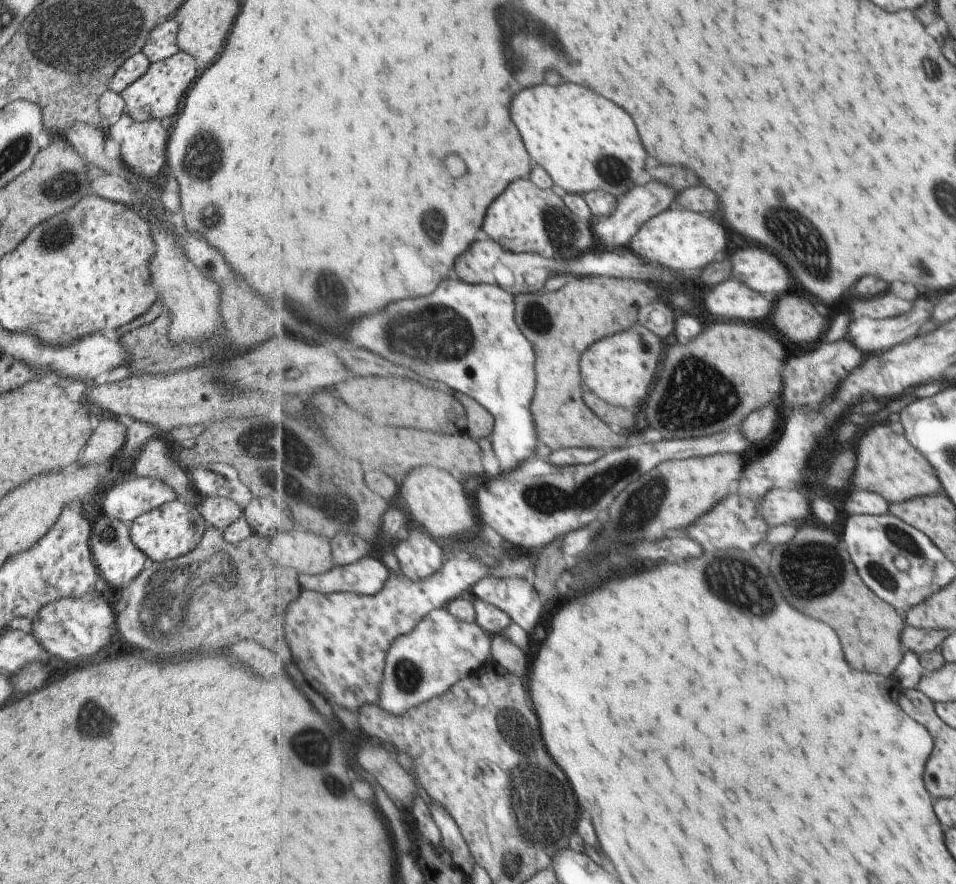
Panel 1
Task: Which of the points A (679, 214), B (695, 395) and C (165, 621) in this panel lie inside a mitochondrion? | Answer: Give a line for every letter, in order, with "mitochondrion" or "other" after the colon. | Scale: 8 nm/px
A: other
B: mitochondrion
C: mitochondrion

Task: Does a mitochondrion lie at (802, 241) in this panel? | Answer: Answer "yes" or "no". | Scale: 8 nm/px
yes

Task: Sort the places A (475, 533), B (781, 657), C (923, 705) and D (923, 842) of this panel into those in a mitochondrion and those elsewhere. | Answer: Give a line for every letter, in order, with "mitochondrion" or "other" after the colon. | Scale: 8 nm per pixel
A: other
B: other
C: other
D: other

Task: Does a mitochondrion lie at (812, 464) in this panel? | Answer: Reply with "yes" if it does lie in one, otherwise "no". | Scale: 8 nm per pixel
no

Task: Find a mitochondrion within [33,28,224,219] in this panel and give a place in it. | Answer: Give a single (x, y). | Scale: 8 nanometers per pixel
(68, 184)

